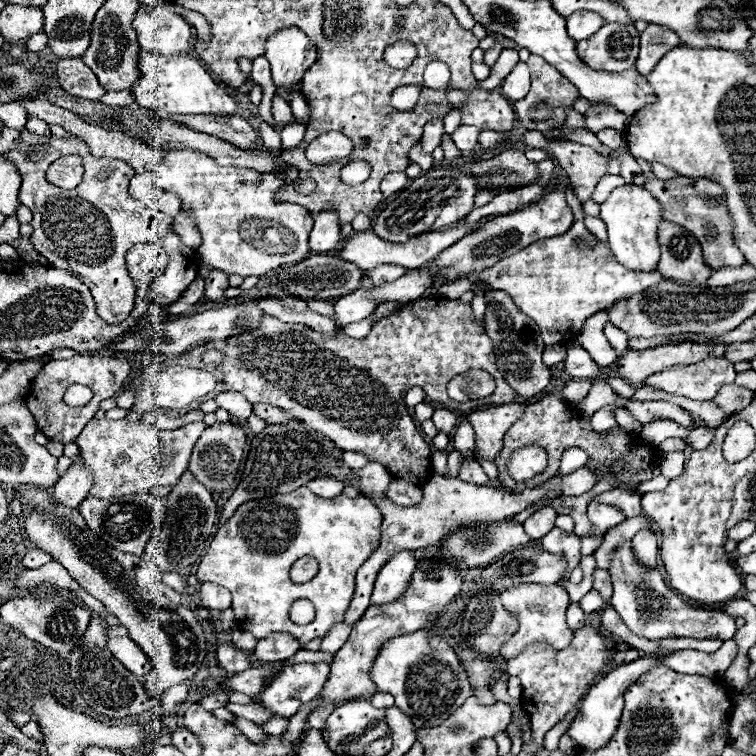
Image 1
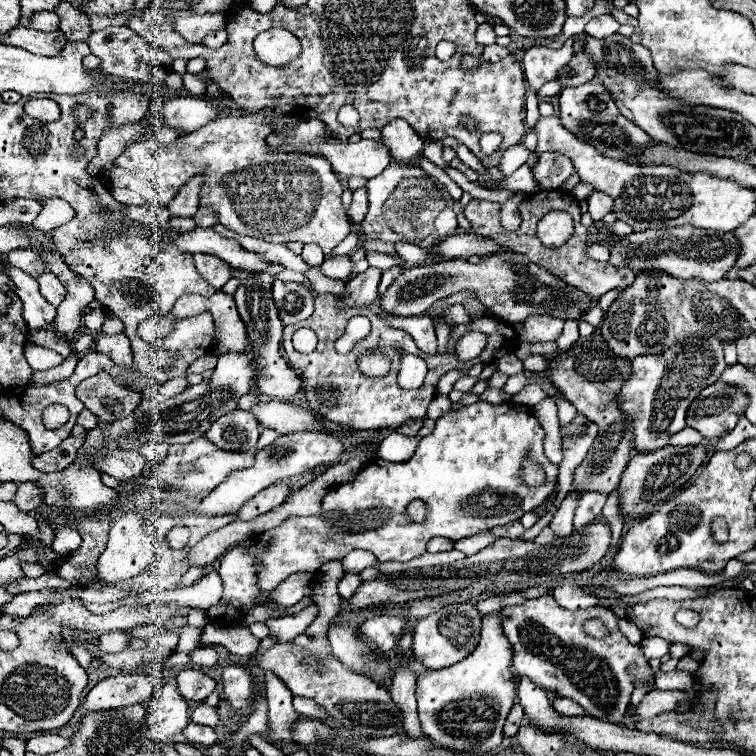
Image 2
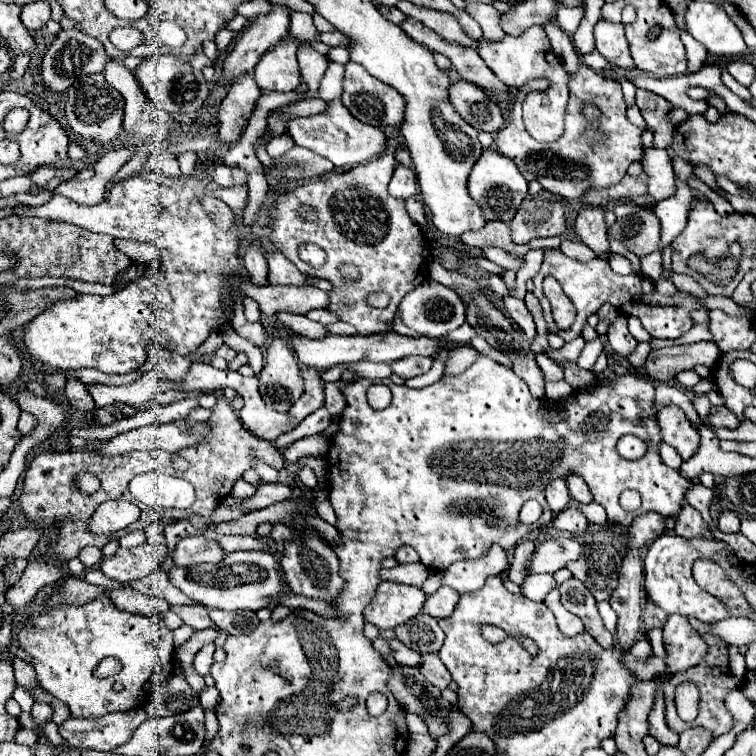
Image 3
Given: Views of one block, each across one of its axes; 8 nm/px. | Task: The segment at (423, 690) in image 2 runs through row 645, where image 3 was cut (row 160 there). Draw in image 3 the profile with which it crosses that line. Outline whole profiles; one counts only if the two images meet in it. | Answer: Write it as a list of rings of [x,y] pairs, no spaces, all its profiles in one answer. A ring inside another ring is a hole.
[[[484,150],[480,160],[474,164],[474,168],[470,172],[468,190],[470,190],[470,196],[476,200],[476,204],[482,208],[486,220],[510,222],[514,218],[520,202],[528,194],[528,182],[518,172],[516,164],[512,164],[512,160],[504,158],[502,154],[494,152],[494,150]]]

